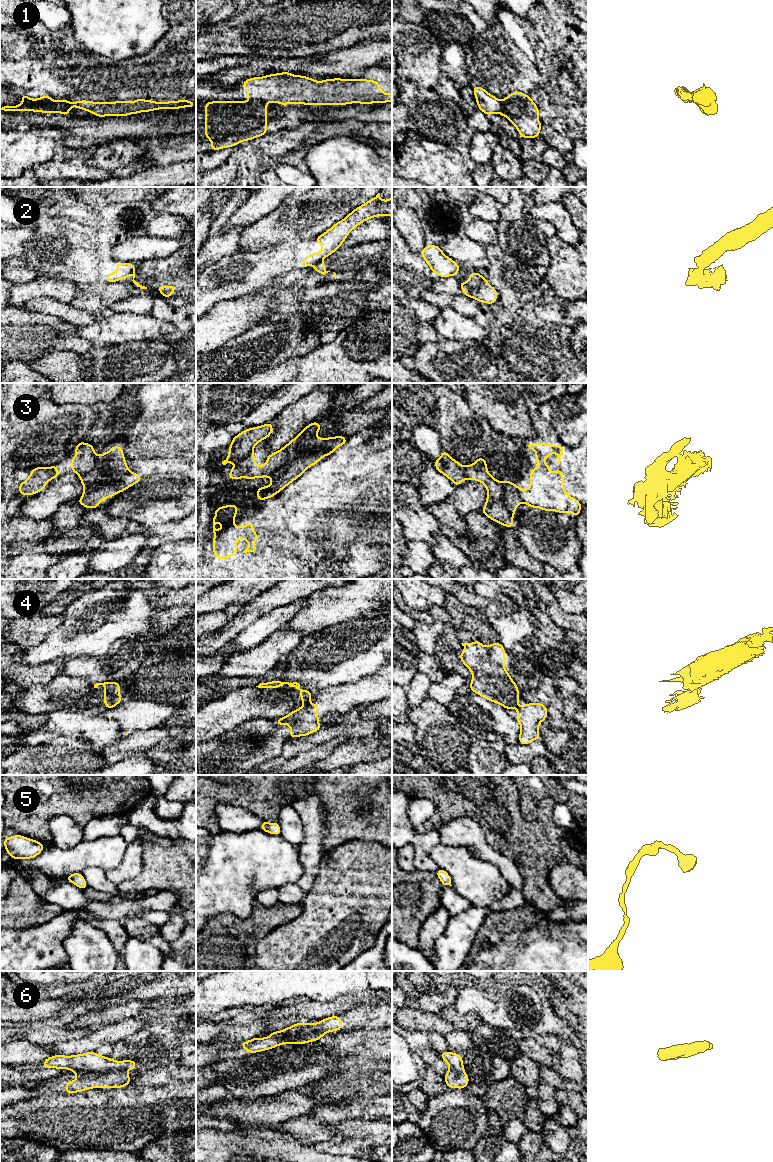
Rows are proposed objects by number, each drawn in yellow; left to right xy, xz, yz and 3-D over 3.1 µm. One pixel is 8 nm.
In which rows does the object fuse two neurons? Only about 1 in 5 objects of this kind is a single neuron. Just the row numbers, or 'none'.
1, 2, 3, 4, 6

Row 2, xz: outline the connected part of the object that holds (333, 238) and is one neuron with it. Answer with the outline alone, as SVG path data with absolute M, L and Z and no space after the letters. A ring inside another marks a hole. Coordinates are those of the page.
M378 193L371 200L355 208L343 220L335 223L326 232L315 237L323 250L314 255L309 254L302 260L299 267L306 268L316 264L320 259L330 256L341 247L352 229L364 221L378 216L392 216L392 196L389 200L382 200L380 193Z

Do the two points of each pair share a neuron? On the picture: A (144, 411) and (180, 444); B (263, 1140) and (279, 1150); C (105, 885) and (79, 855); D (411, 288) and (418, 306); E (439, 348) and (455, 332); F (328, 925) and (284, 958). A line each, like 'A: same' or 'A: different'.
A: same
B: same
C: different
D: different
E: different
F: same

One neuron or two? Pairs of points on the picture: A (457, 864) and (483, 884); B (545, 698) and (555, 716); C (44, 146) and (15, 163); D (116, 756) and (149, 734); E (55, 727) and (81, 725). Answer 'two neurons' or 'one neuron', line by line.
A: one neuron
B: one neuron
C: one neuron
D: one neuron
E: one neuron

